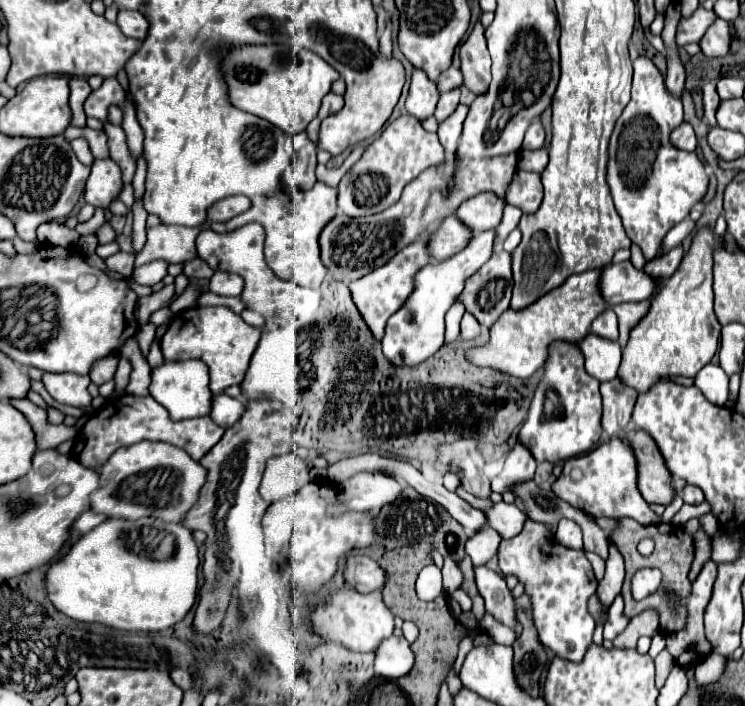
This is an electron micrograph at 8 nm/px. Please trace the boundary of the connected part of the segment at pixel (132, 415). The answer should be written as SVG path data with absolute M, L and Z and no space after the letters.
M124 394L108 404L104 404L98 412L94 412L88 422L80 428L72 456L90 468L100 468L108 462L108 458L118 450L118 446L132 446L142 440L162 440L170 442L182 450L186 450L194 460L200 460L218 440L224 436L224 428L212 422L210 416L194 418L194 420L172 420L170 414L162 404L158 404L152 396L146 398L134 398L130 394Z

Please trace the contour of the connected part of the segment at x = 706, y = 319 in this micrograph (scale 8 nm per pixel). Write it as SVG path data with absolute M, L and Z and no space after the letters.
M710 228L698 230L688 254L680 262L678 270L666 280L660 292L654 296L648 314L632 328L628 344L622 348L622 364L618 380L624 386L632 386L638 392L650 390L666 376L690 376L694 378L702 370L718 348L720 324L712 310L712 250L714 234Z

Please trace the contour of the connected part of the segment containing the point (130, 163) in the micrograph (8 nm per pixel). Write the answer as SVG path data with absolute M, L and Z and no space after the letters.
M108 124L108 148L110 148L110 158L114 158L118 166L122 166L124 184L130 186L136 172L136 158L130 154L126 144L126 134L120 126Z

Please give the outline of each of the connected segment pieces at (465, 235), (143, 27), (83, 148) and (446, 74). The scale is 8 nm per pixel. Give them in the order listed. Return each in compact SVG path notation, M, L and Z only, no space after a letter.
M454 212L430 234L430 254L436 262L452 258L466 248L466 242L470 242L472 236L472 230Z
M120 10L116 24L118 24L118 28L122 30L124 36L140 38L140 40L146 38L148 24L146 24L146 18L144 18L140 12L134 12L134 10Z
M78 138L78 140L74 140L72 150L74 150L74 154L76 154L86 166L90 166L90 164L94 162L94 156L92 156L92 152L90 152L90 148L88 148L86 138Z
M448 68L448 70L444 70L442 74L440 74L440 78L438 78L438 88L442 90L442 92L450 92L450 90L456 90L456 88L462 88L462 72L458 70L458 68Z

